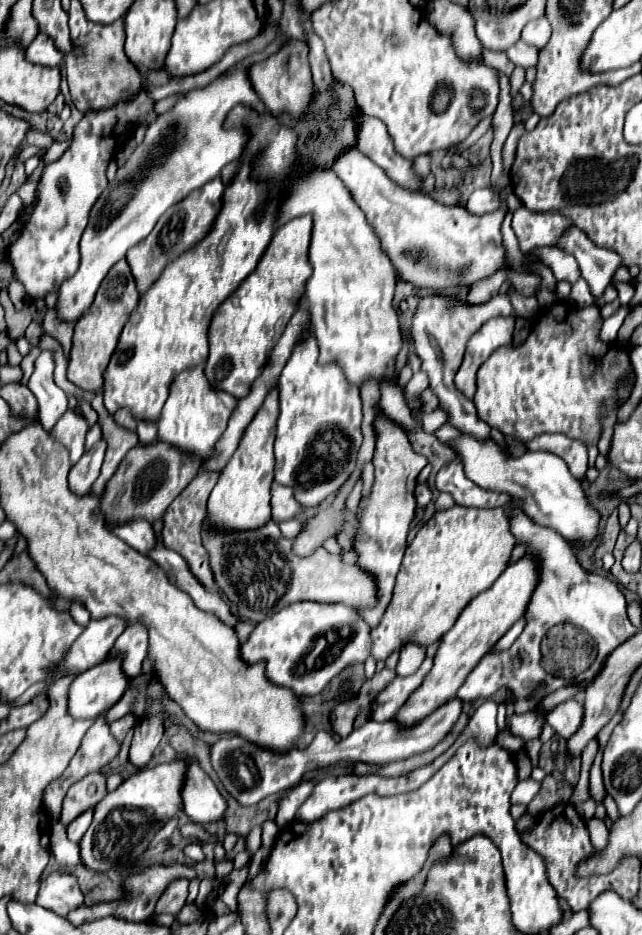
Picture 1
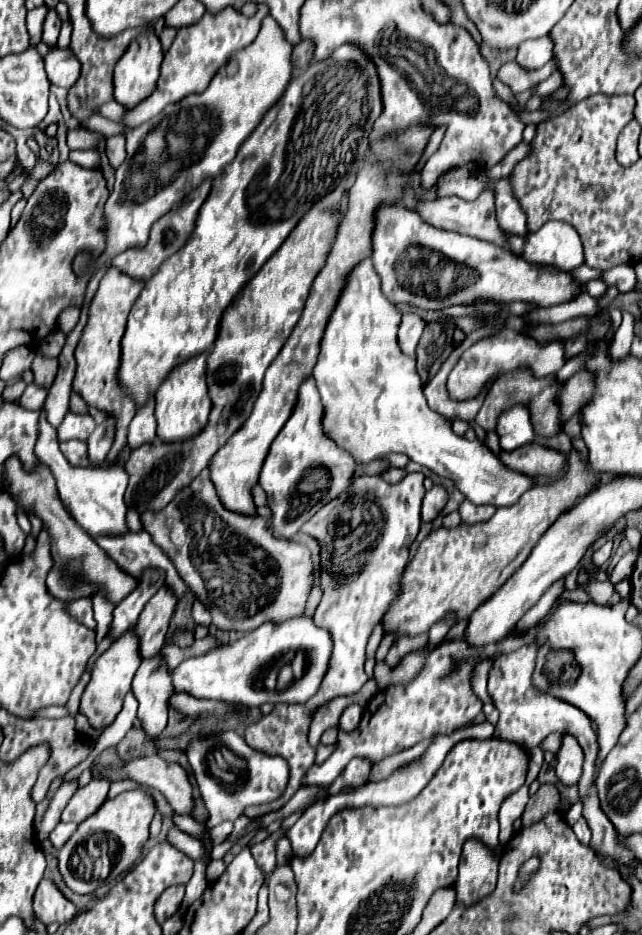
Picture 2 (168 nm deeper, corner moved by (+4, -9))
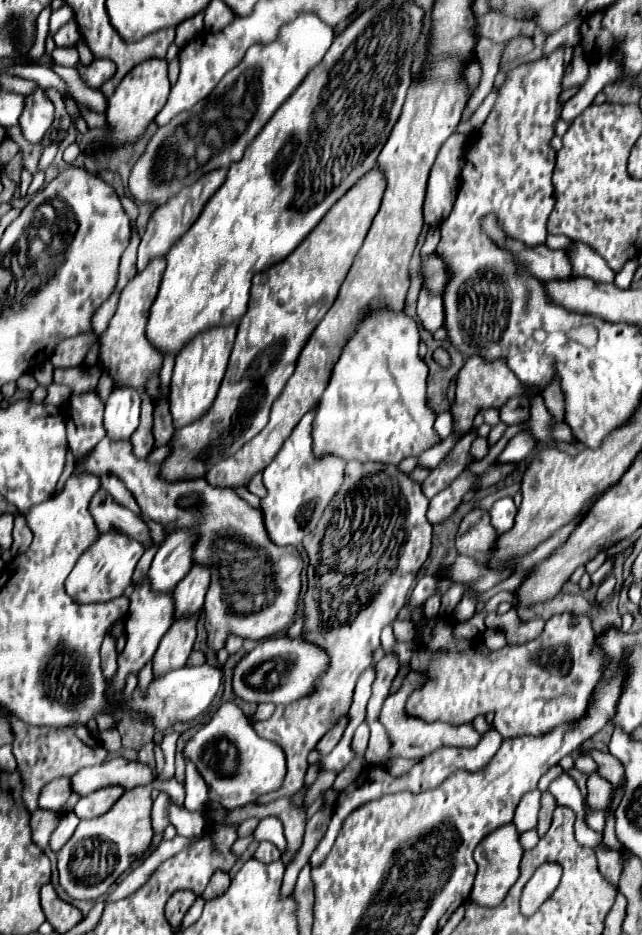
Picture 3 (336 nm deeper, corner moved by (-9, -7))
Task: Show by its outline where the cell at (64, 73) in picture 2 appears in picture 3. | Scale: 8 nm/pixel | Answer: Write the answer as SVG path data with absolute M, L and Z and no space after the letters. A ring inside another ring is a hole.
M94 59L90 65L82 65L80 61L76 63L76 71L80 75L80 79L92 87L92 89L98 89L100 83L104 83L106 79L110 79L116 71L116 65L108 59Z

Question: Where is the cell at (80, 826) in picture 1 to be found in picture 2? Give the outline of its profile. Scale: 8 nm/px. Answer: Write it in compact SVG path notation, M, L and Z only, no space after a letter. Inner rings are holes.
M59 823L59 825L51 831L51 835L49 835L51 845L53 845L55 849L63 847L63 845L65 845L65 841L73 835L73 831L75 831L75 829L77 829L77 825L75 825L75 823Z

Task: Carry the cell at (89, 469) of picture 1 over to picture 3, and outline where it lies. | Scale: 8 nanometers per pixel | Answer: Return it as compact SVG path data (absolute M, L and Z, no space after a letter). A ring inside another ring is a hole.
M114 387L106 399L104 429L112 441L128 441L138 427L140 395L132 387Z

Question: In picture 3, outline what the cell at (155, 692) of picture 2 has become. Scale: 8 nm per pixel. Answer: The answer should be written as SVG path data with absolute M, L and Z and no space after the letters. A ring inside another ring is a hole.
M194 615L192 619L184 619L184 623L176 623L176 627L170 627L162 637L152 659L152 671L156 679L166 675L170 669L180 669L186 665L196 639L196 621L198 615Z

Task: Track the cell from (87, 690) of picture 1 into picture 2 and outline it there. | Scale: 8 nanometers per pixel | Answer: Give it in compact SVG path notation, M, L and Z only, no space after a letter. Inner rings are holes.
M127 629L127 633L123 633L119 639L115 639L113 645L95 661L91 681L81 697L81 707L79 707L79 713L89 719L91 727L103 729L115 721L115 717L121 711L123 697L131 689L131 681L133 681L133 675L135 675L139 663L141 663L139 637L135 637L135 633L131 633L131 629Z

